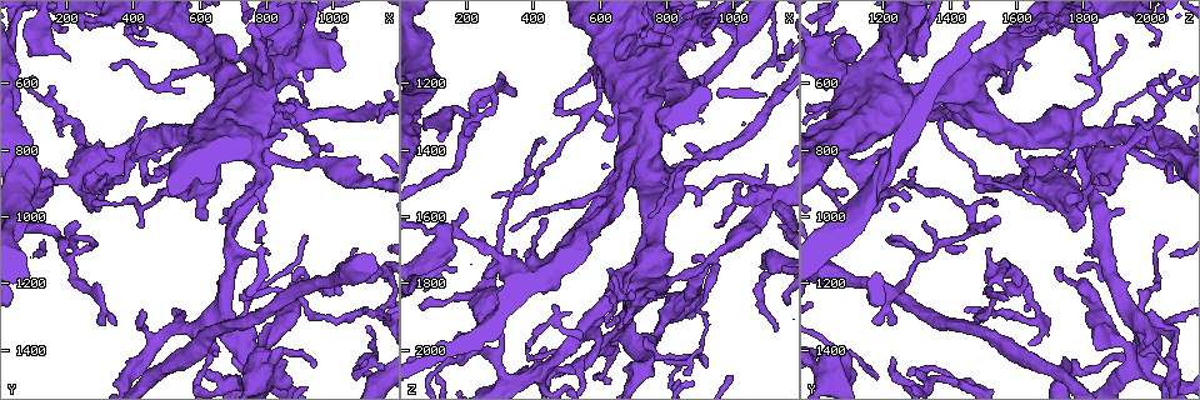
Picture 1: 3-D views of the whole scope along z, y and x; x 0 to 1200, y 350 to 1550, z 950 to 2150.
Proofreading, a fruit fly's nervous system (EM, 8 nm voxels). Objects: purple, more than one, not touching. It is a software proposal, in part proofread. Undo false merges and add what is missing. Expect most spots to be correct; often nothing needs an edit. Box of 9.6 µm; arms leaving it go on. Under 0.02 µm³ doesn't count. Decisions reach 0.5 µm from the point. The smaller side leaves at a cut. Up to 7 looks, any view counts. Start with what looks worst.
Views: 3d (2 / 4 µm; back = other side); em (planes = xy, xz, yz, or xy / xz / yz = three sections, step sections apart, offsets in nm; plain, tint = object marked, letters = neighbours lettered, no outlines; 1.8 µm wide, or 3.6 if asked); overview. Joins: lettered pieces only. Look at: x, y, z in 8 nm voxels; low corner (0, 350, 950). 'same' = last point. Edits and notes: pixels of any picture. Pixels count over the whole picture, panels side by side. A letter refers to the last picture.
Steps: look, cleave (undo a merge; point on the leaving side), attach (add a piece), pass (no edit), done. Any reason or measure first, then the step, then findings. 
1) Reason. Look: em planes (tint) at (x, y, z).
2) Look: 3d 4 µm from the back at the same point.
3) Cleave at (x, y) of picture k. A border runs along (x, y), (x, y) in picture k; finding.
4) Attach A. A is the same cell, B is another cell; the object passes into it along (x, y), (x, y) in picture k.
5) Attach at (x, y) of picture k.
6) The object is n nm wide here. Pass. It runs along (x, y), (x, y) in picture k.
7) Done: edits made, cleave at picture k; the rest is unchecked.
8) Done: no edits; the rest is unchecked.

Thin arm on a thick one. Look: 3d 4 µm at (820, 580, 1070).

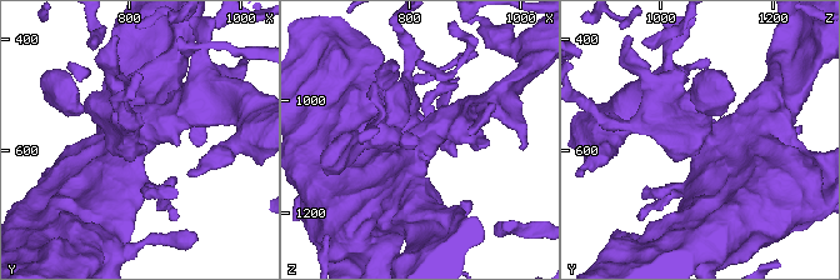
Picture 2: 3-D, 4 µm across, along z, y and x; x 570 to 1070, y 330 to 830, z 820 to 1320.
Need the tissue. Look: em 3.6 µm yz step 4 (tint) at (810, 575, 1070).

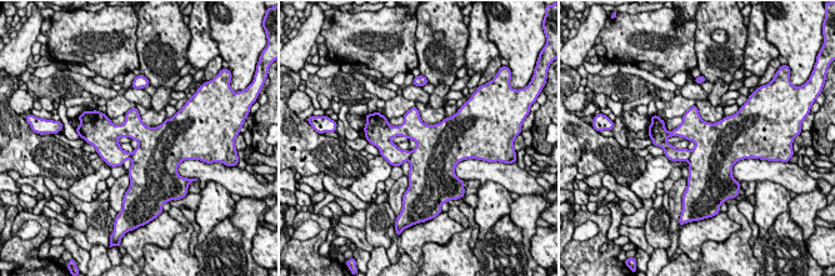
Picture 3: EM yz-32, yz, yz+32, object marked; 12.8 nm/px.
Look: em 3.6 µm planes (letters) at the same point.

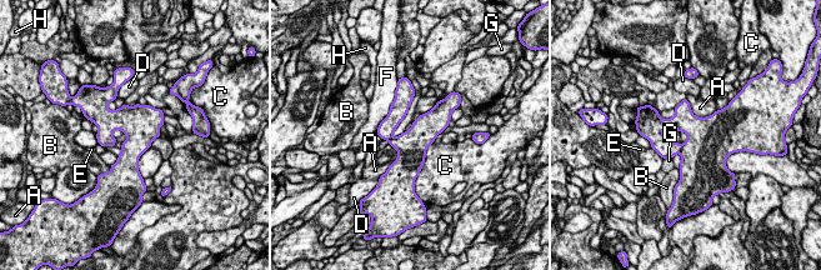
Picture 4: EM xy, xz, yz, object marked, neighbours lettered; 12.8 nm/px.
The object is 380 nm wide here; the longest contact is with F, 550 nm. Pass. A, B, C, D, E, F, G and H are other cells; continuous, no second neuron.

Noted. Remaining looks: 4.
Free end. Look: em yz step 16 (letters) at (90, 510, 1320).

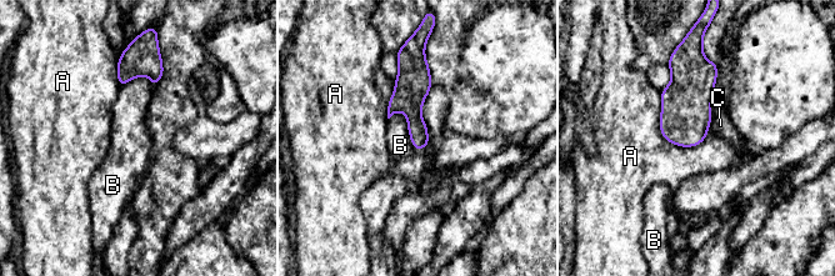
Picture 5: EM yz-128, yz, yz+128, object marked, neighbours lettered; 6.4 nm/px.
Cut it another way. Look: em planes (letters) at the same point.

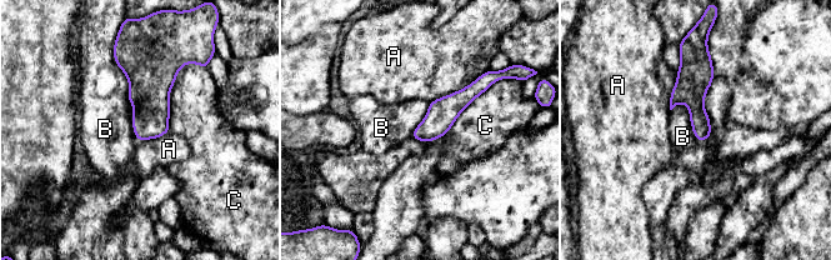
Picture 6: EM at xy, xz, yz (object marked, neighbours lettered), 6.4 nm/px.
Pass. A, B and C are other cells; it runs along (477, 83), (427, 130), (415, 134) in picture 6; no lettered piece goes on from it.

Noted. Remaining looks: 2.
A fork. Look: em planes (letters) at (210, 1120, 1310).

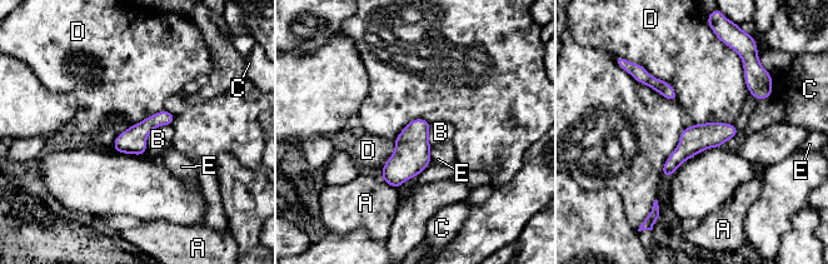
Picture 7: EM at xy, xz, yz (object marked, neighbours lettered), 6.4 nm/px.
Pass. A, B, C, D and E are other cells; a border runs along (642, 65), (666, 80), (678, 100) in picture 7; one neuron here.

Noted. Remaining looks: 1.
Done: no edits; the rest is unchecked.

